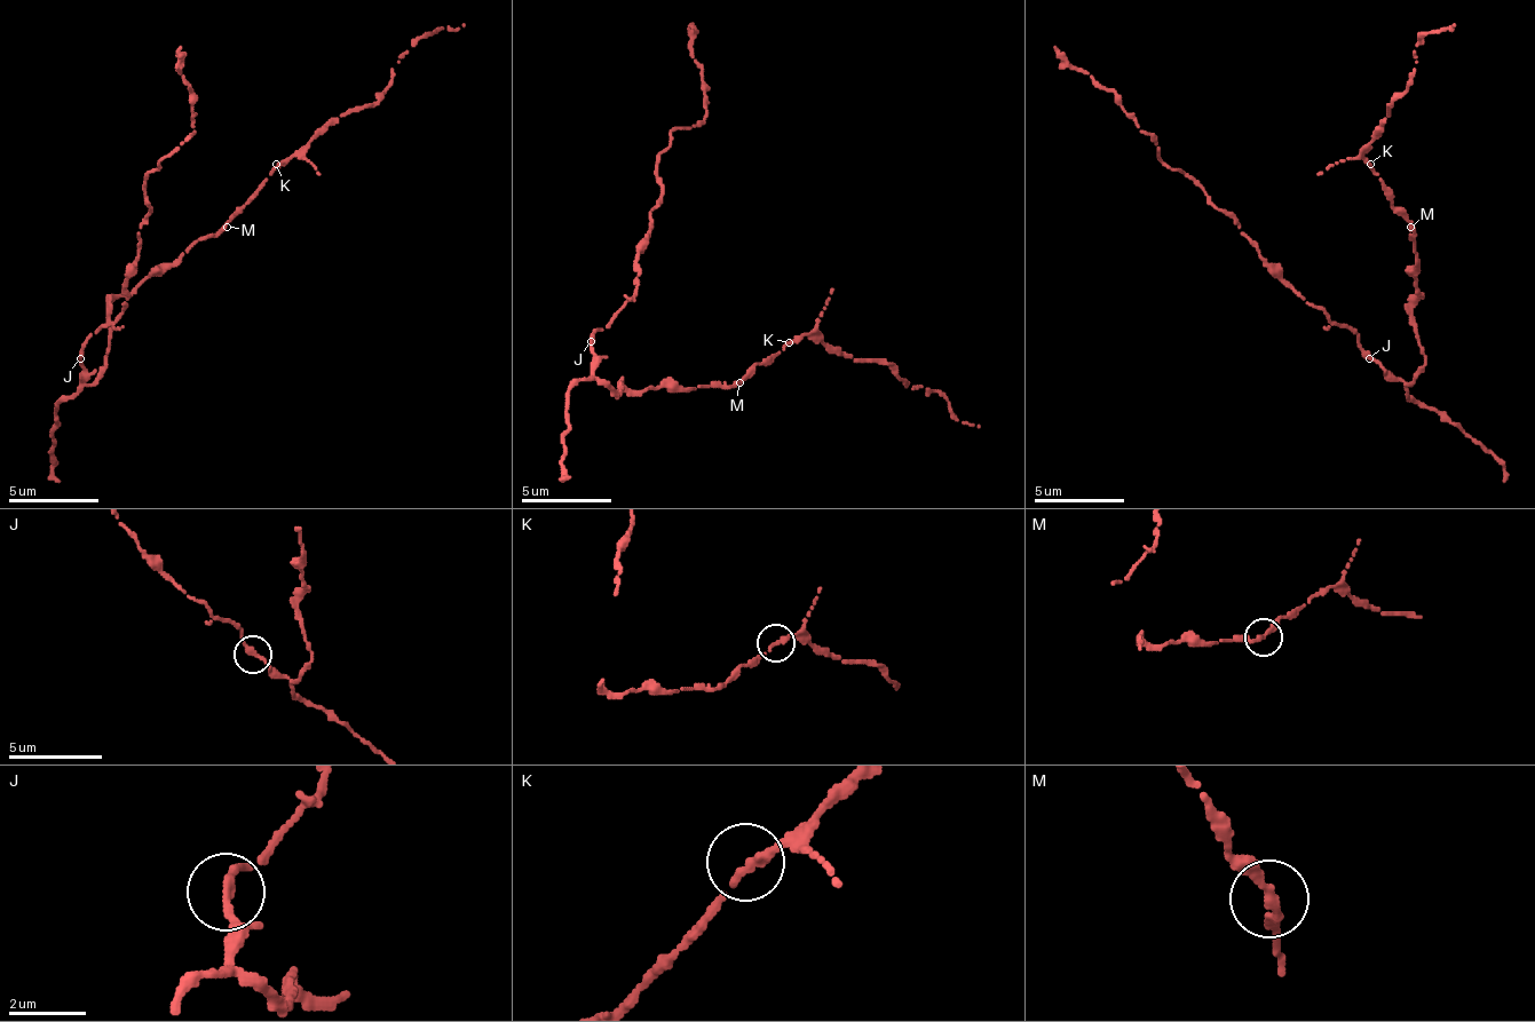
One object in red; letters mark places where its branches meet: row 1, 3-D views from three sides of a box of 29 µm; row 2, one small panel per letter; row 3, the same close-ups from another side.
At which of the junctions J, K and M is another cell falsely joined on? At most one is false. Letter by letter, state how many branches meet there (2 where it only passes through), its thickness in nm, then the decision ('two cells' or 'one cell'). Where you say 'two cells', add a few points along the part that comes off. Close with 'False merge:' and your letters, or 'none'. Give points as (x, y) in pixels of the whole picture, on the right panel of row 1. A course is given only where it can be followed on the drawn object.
J: 2 | 240 nm | one cell
K: 2 | 240 nm | one cell
M: 2 | 240 nm | one cell
False merge: none

